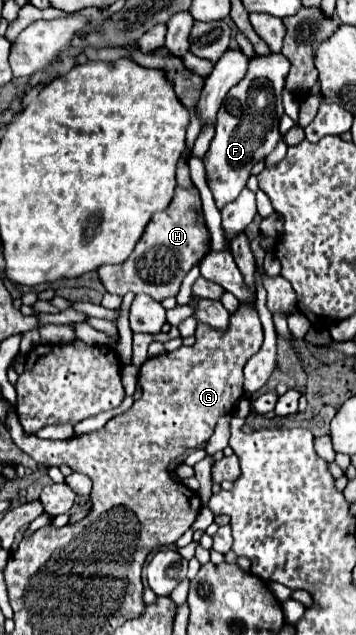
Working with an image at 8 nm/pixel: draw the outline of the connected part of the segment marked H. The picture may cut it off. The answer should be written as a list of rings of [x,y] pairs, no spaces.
[[[178,187],[176,193],[174,193],[172,203],[168,205],[168,209],[160,211],[158,215],[154,215],[154,219],[148,223],[148,227],[142,233],[140,241],[136,243],[136,249],[132,251],[132,255],[124,263],[120,263],[120,265],[102,265],[98,269],[98,275],[100,275],[106,291],[108,293],[116,293],[120,297],[126,295],[128,291],[132,291],[132,293],[146,293],[146,295],[150,295],[156,301],[164,301],[166,297],[174,297],[178,293],[186,273],[192,269],[192,265],[196,261],[200,261],[206,255],[206,251],[210,247],[210,235],[208,235],[206,223],[202,219],[200,207],[202,207],[202,203],[200,203],[200,195],[198,195],[196,189],[194,191],[186,191],[186,189]]]

